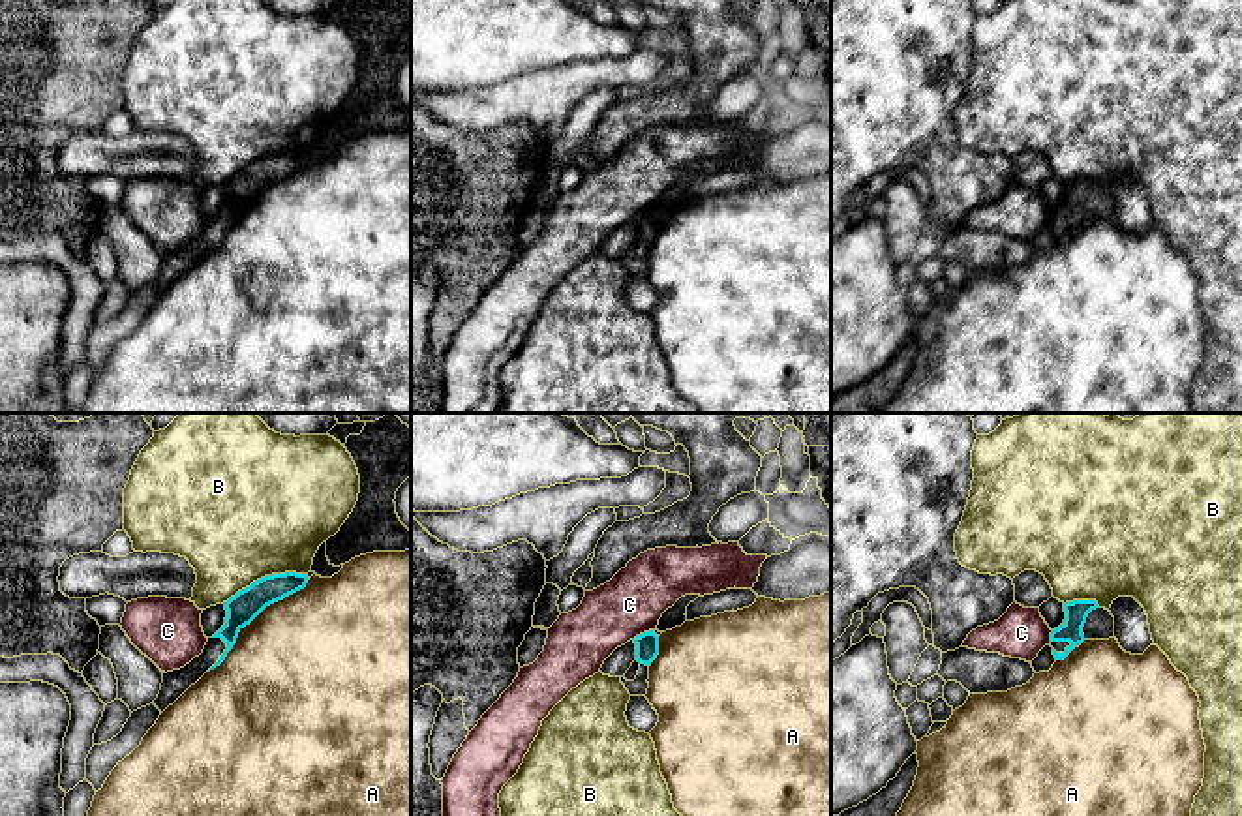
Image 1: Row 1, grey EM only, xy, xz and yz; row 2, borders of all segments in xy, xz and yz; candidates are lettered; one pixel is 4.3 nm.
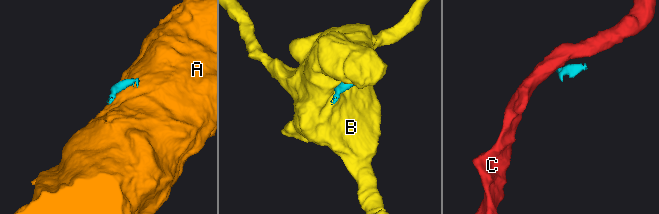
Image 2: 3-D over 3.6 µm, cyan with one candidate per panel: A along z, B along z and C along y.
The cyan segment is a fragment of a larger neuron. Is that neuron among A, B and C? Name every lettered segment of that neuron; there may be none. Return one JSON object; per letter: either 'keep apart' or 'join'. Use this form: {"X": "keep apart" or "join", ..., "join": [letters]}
{"A": "keep apart", "B": "keep apart", "C": "keep apart", "join": []}

